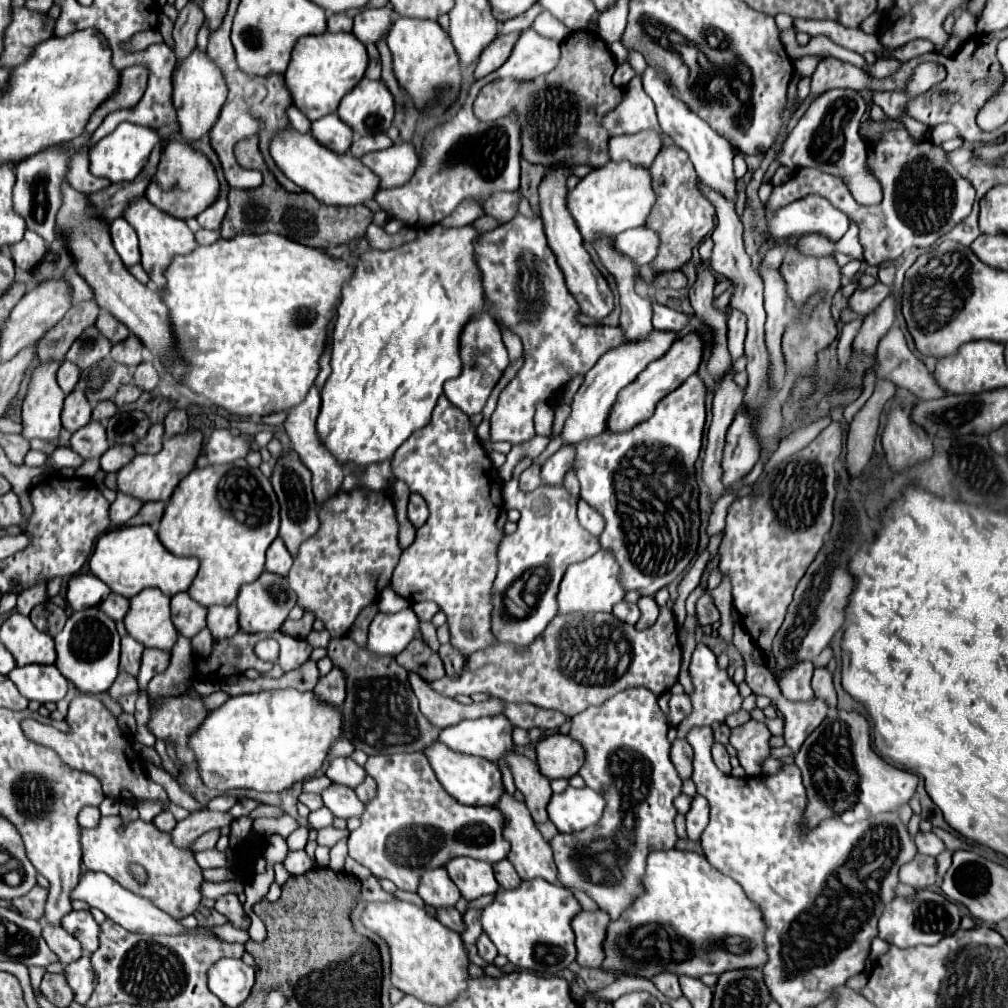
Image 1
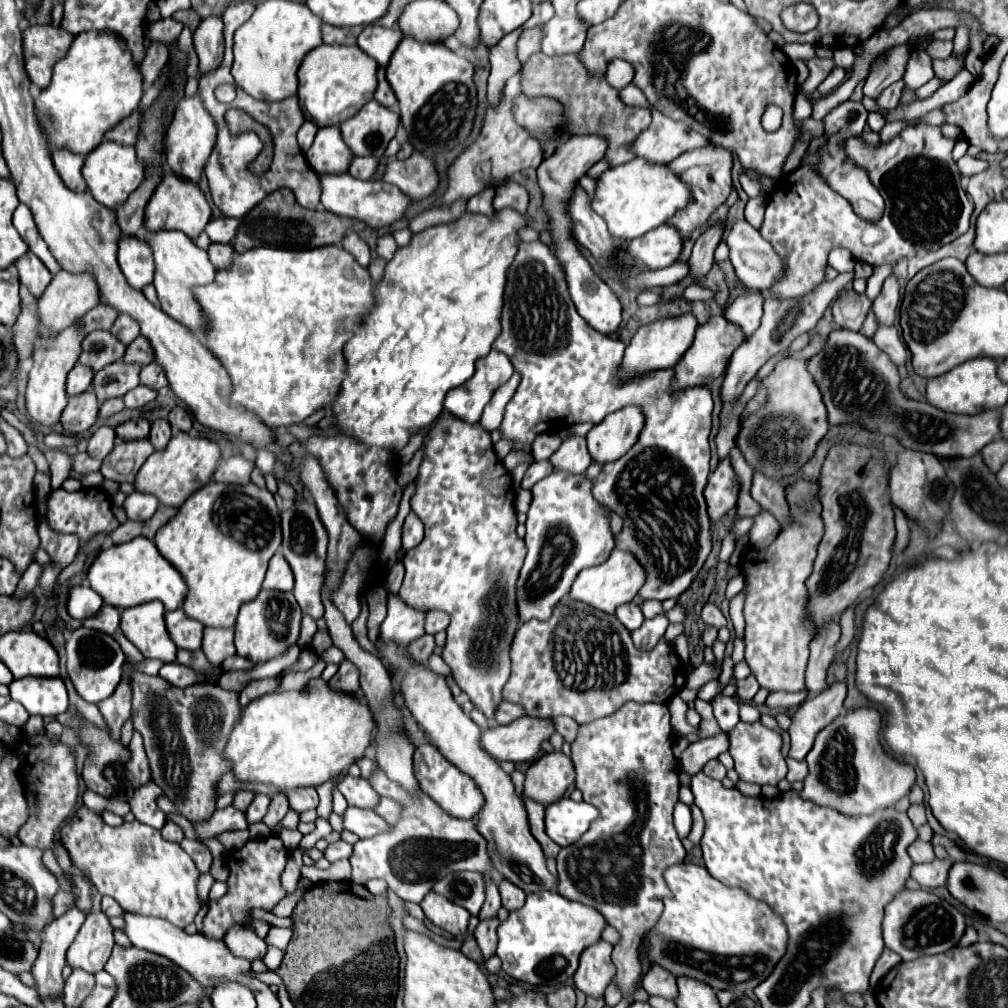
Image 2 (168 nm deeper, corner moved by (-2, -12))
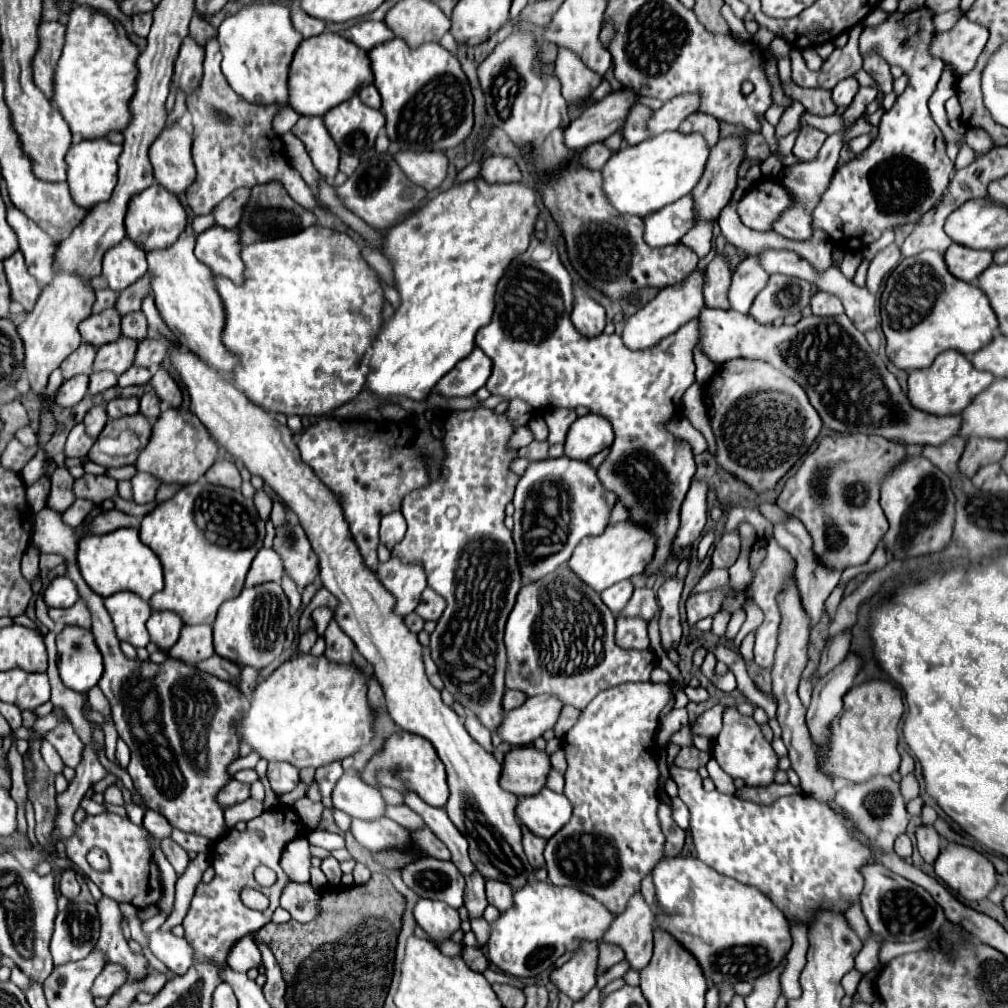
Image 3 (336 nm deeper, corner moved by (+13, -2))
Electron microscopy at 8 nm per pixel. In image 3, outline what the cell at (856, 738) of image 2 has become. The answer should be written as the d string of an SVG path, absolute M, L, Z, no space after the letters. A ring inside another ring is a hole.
M869 680L859 686L853 686L843 696L843 710L837 714L837 718L831 724L831 742L827 748L819 748L823 770L833 776L847 782L865 782L873 778L873 774L893 774L899 768L899 752L897 752L897 724L903 714L903 696L901 690L885 680Z

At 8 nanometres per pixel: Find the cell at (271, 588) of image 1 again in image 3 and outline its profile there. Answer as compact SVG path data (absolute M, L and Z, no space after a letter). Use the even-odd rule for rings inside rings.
M275 582L243 588L243 592L227 600L217 614L213 626L215 654L227 658L239 666L253 666L257 670L269 666L283 652L285 628L289 624L289 600L283 588Z

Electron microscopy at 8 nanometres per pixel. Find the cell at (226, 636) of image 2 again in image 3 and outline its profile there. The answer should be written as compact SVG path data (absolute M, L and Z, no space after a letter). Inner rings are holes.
M183 626L177 644L169 650L169 658L197 664L215 654L213 650L213 630L211 626Z

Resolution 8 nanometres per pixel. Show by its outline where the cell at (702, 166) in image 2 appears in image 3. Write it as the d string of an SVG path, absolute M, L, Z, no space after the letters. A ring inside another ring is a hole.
M693 112L689 118L685 118L685 122L681 122L679 130L683 134L691 134L691 132L699 132L705 136L705 140L709 142L709 146L713 146L719 138L719 122L715 116L711 114L703 114L703 112Z

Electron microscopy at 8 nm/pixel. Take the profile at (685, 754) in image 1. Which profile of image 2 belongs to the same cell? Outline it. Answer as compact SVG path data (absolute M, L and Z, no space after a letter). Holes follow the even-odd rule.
M724 732L718 736L712 736L712 738L692 742L680 756L680 768L684 774L694 776L704 768L704 764L708 760L718 758L726 750L728 750L728 734L724 734Z

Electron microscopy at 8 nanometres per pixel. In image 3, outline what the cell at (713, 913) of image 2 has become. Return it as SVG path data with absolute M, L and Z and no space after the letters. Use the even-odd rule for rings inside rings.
M699 858L661 860L653 870L657 902L665 914L657 914L657 926L673 932L697 958L709 982L753 982L779 968L791 948L789 920L769 898L733 878L721 876Z

